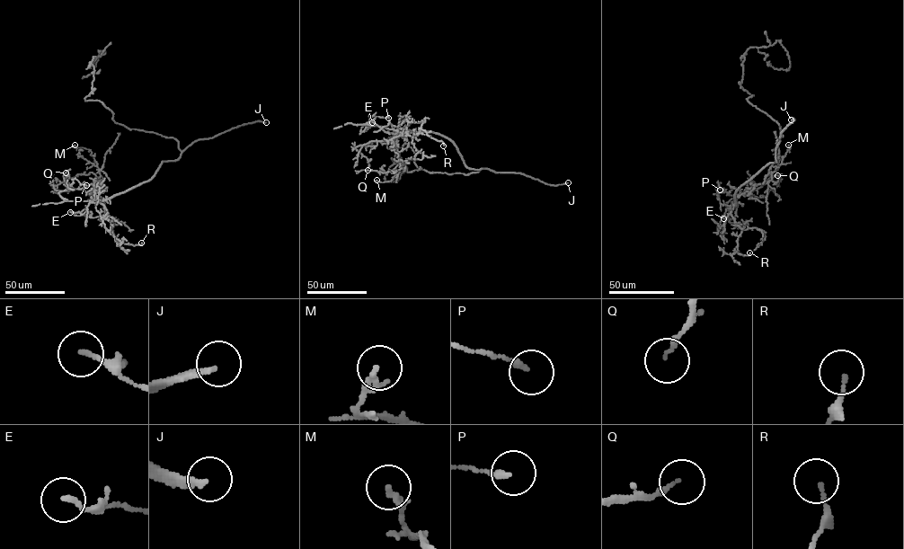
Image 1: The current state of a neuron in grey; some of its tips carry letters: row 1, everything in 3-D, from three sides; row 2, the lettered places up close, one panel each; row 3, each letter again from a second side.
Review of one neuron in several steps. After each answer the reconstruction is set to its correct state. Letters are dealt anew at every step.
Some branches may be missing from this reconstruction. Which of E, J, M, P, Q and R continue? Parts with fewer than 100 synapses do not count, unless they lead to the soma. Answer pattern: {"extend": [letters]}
{"extend": ["J"]}

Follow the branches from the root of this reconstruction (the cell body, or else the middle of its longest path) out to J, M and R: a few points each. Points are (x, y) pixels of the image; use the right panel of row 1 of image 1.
J: (781, 130), (782, 135), (776, 141), (775, 151), (780, 134), (794, 119), (791, 119)
M: (781, 130), (776, 162), (766, 163), (736, 191), (735, 206), (741, 193), (771, 180), (791, 147), (788, 145)
R: (781, 130), (776, 162), (742, 185), (731, 206), (731, 216), (742, 230), (736, 252), (749, 252)

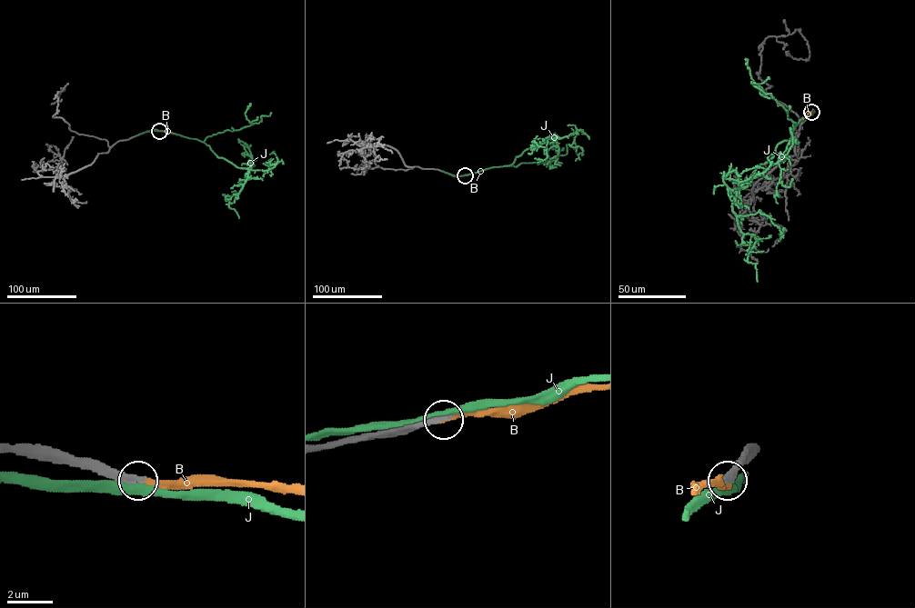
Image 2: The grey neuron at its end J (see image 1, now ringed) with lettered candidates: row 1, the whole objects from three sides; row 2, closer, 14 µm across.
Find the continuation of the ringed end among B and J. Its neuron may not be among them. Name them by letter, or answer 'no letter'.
B

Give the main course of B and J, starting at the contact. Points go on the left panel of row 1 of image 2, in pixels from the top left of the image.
B: (159, 131), (177, 134)
J: (159, 131), (204, 142), (238, 167), (268, 171), (275, 164), (265, 164), (277, 162), (275, 154), (269, 154)

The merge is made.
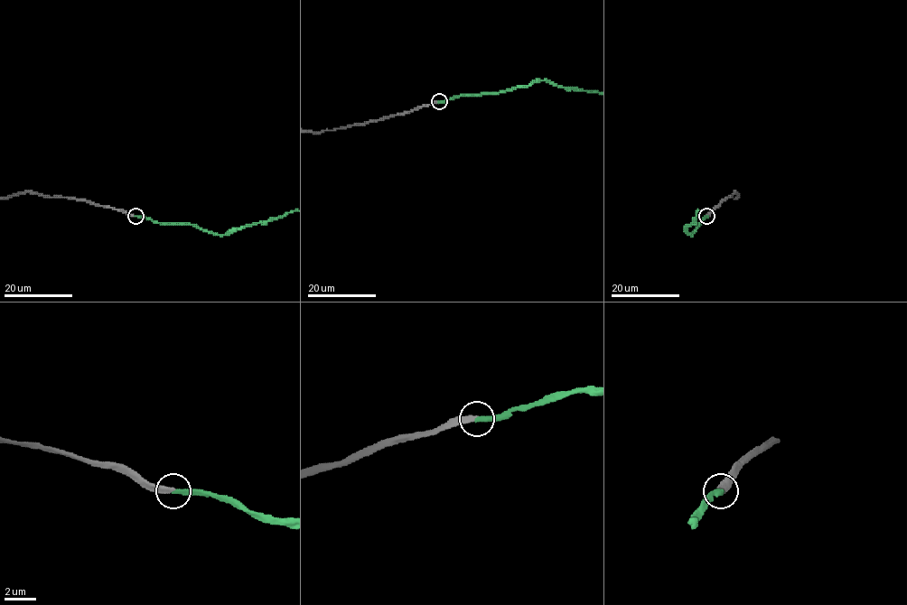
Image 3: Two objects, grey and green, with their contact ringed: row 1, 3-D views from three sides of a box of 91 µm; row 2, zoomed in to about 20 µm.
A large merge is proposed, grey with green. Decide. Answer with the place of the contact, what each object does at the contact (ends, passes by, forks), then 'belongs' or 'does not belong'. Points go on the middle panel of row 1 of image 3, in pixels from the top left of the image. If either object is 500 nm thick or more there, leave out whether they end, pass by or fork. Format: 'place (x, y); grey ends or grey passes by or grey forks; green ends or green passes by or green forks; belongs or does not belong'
place (439, 101); grey ends; green ends; belongs

